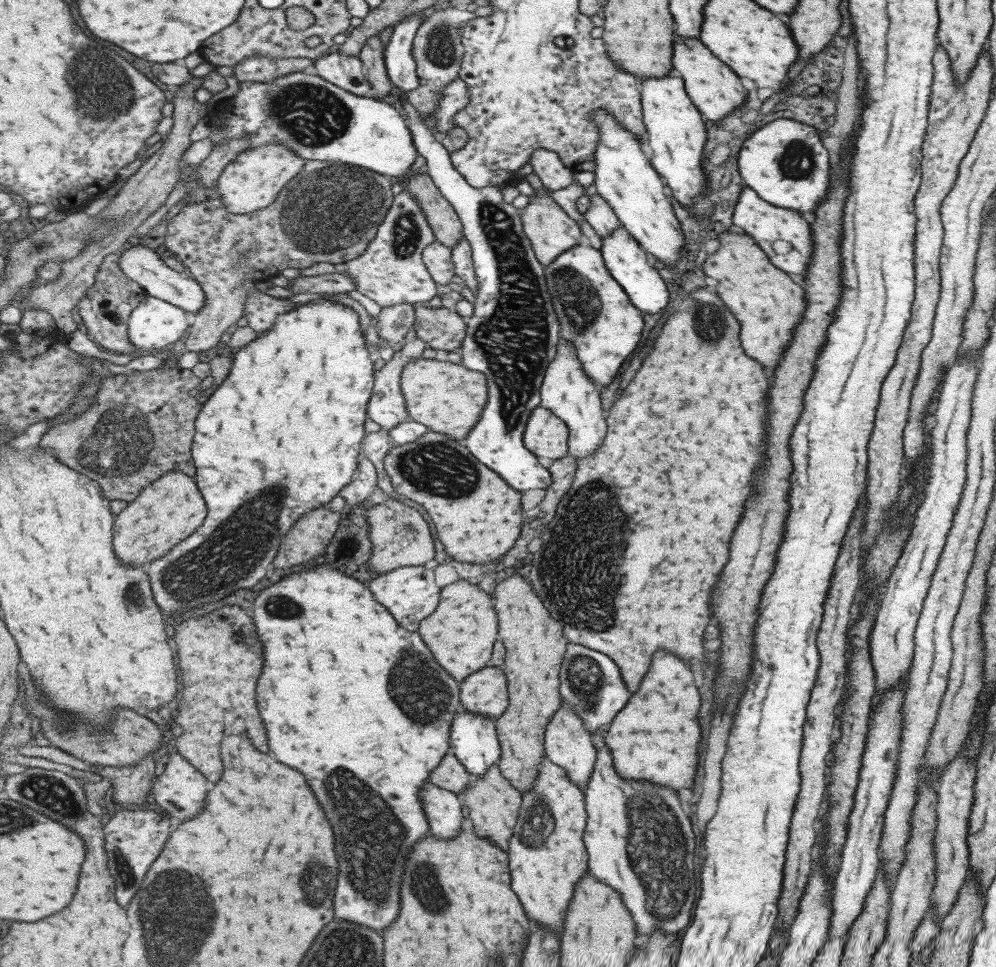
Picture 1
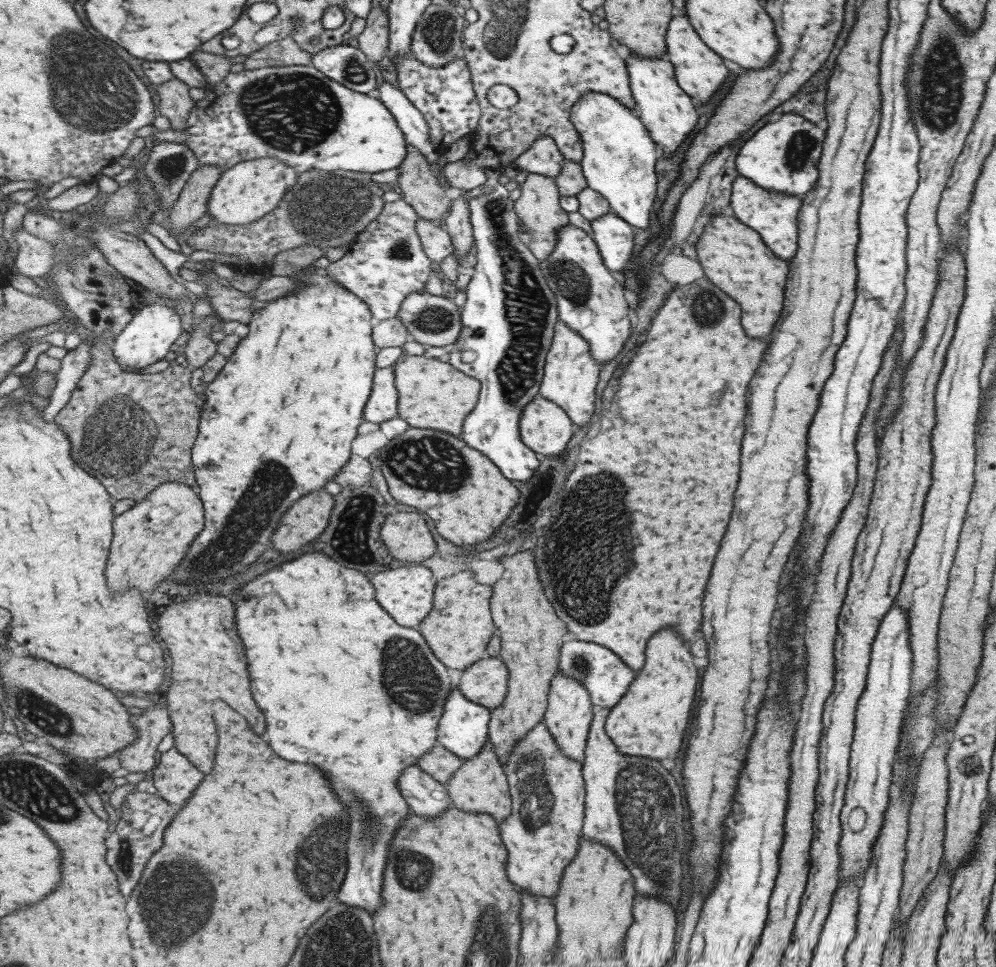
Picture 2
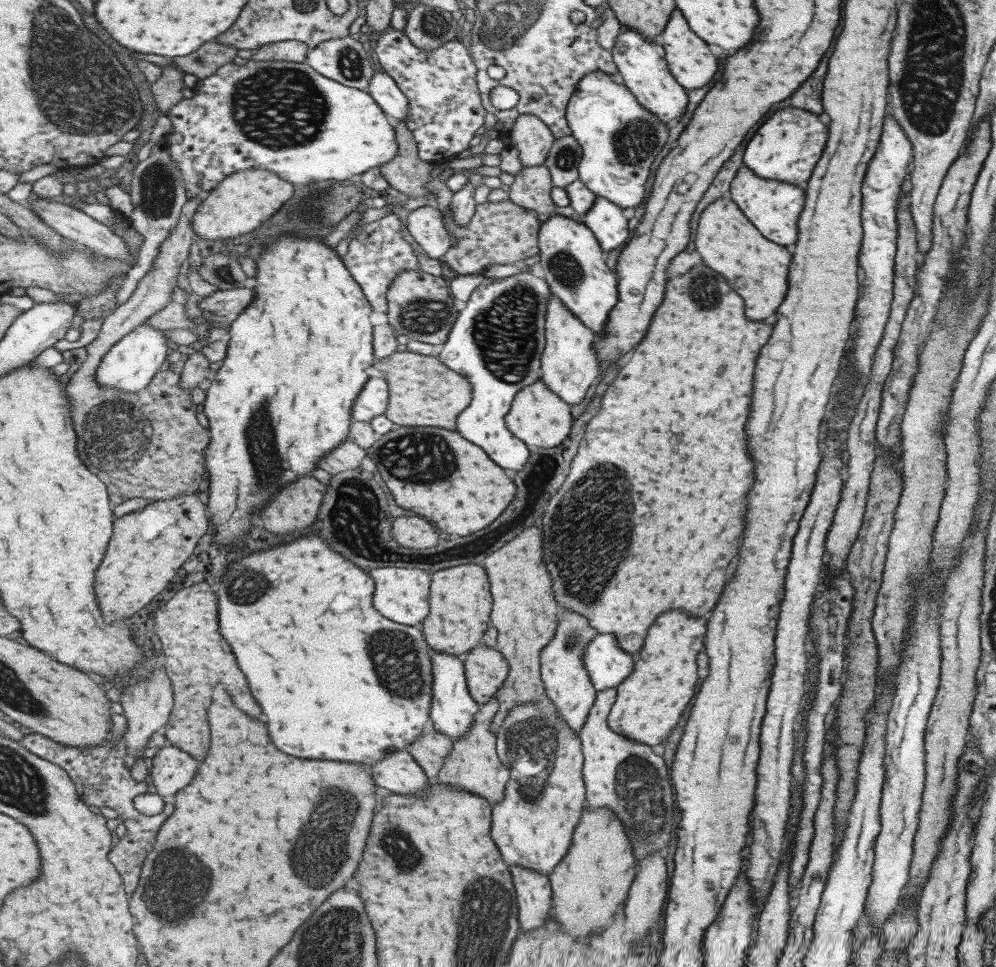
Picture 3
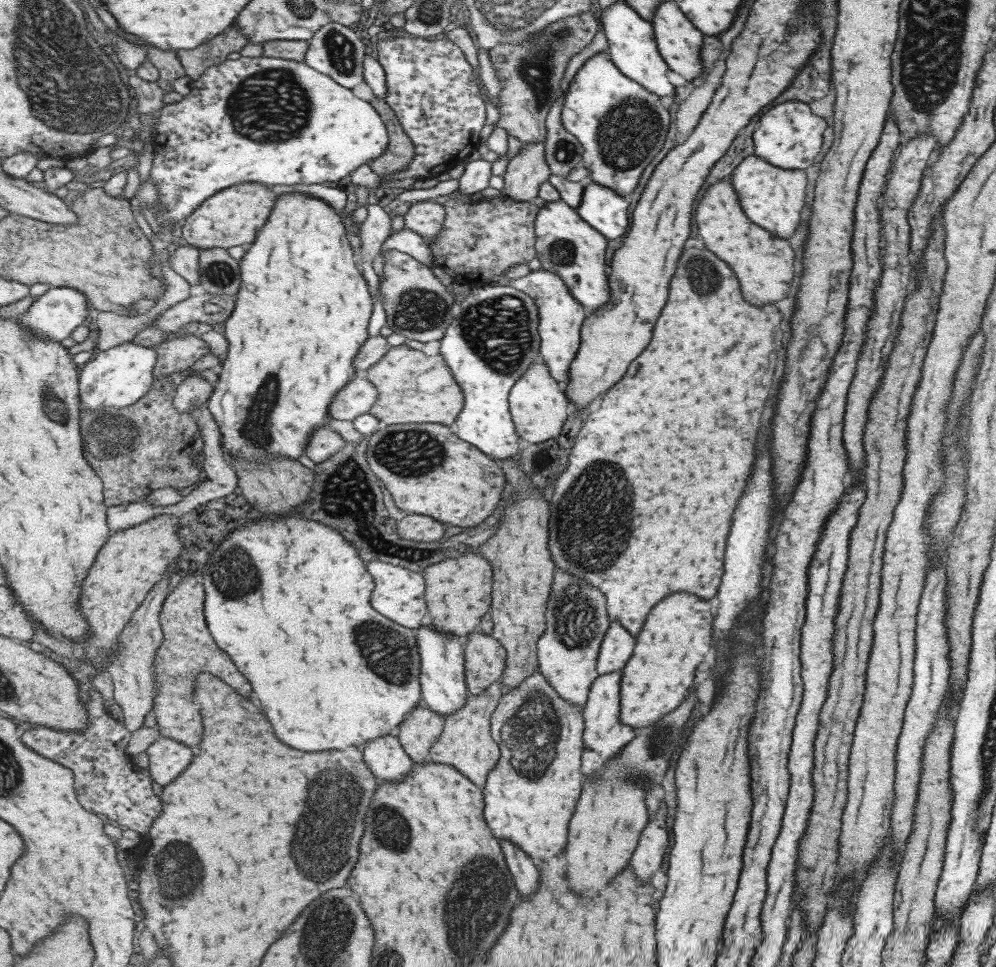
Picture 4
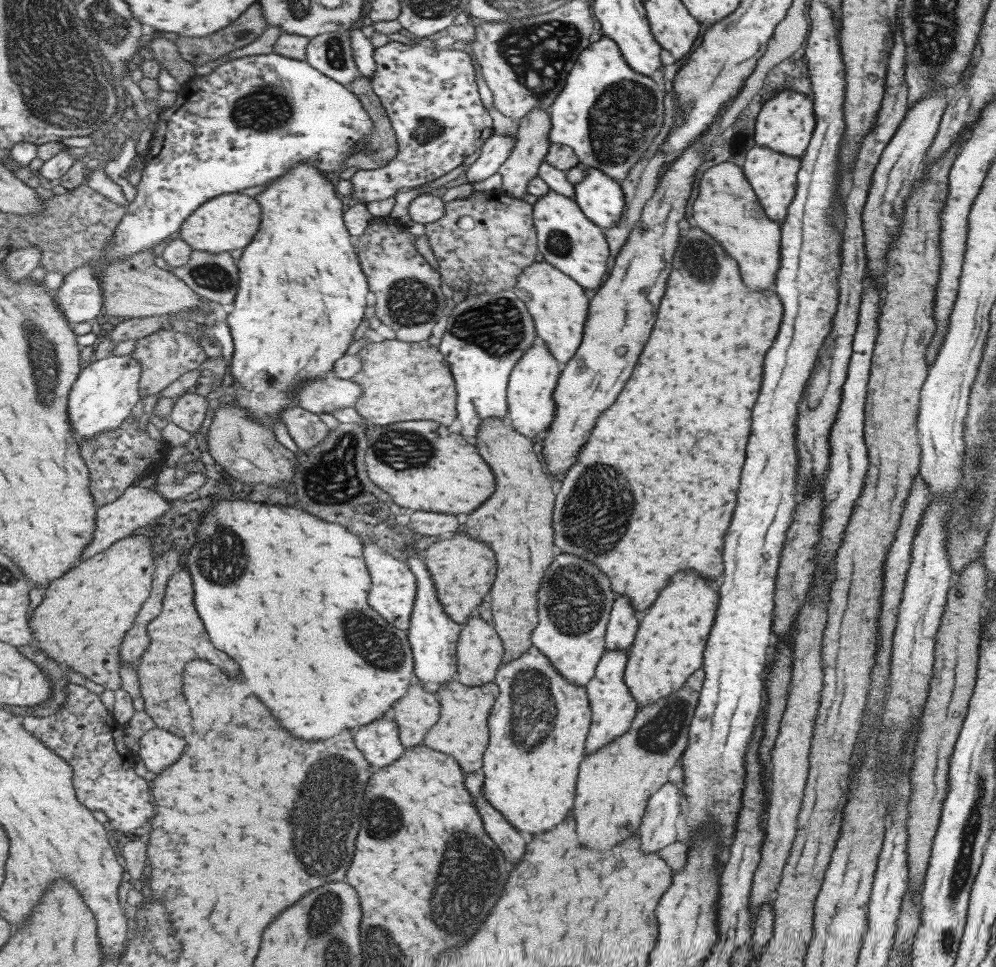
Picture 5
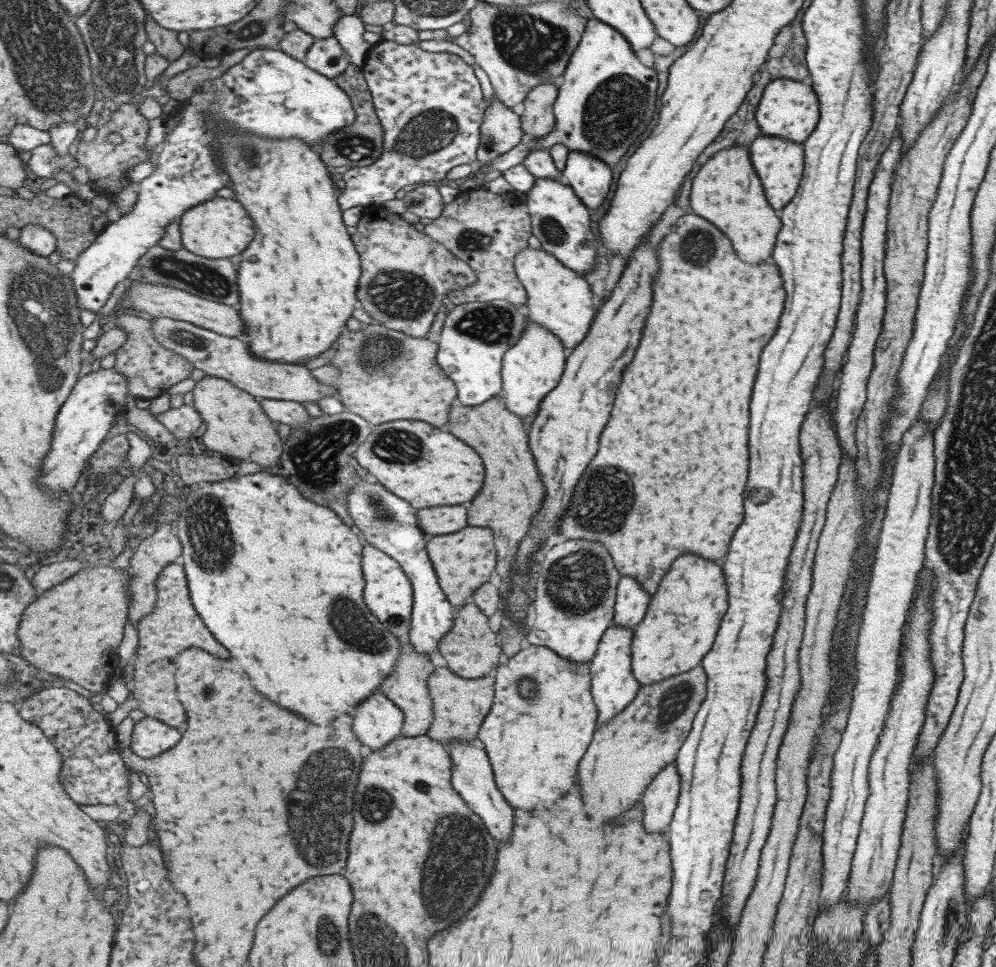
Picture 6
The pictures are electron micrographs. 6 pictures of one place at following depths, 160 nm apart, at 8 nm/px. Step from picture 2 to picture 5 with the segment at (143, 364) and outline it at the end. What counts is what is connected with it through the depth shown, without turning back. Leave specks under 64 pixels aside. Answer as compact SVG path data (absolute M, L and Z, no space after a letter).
M111 355L97 360L82 370L70 394L70 421L74 428L74 437L81 443L90 438L98 438L101 434L111 431L131 418L129 414L142 400L142 364L136 357L127 355Z

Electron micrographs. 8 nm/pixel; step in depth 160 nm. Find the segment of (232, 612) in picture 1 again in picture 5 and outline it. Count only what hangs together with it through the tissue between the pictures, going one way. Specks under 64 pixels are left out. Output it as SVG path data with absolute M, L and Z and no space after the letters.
M183 569L174 574L168 582L164 598L163 614L152 620L148 632L151 632L151 646L143 653L138 666L141 695L145 702L145 711L154 724L167 732L179 732L179 736L191 736L191 710L187 706L183 694L183 668L191 660L203 658L219 664L229 676L237 676L241 672L239 664L225 652L217 650L209 640L202 616L197 614L198 608L194 602L194 577L189 570Z

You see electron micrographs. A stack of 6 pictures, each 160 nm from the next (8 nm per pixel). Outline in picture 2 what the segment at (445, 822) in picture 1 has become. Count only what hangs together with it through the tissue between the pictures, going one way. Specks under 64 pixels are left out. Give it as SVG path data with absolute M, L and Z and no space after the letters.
M418 764L407 767L398 778L398 787L410 804L411 812L427 818L441 816L453 801L446 785L435 780Z

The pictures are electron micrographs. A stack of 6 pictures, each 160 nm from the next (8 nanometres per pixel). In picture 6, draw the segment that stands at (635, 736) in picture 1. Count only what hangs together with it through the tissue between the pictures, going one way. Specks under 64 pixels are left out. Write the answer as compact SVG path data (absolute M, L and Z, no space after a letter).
M683 554L675 558L669 572L661 578L655 594L650 596L645 616L636 624L631 639L631 676L639 686L683 674L697 666L711 648L722 616L728 607L727 585L722 568L699 558Z

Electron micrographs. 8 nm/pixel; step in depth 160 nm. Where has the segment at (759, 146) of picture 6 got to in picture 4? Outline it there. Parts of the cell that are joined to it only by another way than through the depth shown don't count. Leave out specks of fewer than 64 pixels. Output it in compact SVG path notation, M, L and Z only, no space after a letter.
M746 156L731 172L731 184L737 194L741 212L753 224L782 239L788 239L800 226L805 206L807 180L803 170L785 170L771 166L760 156Z

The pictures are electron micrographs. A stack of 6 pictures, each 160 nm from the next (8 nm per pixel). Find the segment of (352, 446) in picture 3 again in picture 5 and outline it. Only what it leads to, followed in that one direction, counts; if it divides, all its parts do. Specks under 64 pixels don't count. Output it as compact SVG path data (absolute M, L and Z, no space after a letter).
M289 407L282 412L282 420L300 449L309 450L329 436L329 425L320 415L305 408Z

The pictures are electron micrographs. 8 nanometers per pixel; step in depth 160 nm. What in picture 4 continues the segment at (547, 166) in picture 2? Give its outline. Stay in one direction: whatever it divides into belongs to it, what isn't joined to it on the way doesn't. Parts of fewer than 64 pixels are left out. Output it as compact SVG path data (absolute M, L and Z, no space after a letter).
M584 12L551 23L526 43L489 46L489 58L500 84L496 106L499 119L495 122L496 126L503 128L507 135L514 136L522 144L545 142L544 120L550 105L562 95L559 82L563 78L567 62L587 48L599 31L599 18L596 19L590 12Z

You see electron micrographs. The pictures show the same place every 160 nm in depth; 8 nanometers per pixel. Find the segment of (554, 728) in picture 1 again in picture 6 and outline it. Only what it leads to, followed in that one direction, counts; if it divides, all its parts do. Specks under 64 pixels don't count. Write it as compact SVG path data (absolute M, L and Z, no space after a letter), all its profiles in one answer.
M569 539L551 546L537 563L525 644L553 649L574 663L589 662L601 635L613 624L617 578L609 552L599 542Z

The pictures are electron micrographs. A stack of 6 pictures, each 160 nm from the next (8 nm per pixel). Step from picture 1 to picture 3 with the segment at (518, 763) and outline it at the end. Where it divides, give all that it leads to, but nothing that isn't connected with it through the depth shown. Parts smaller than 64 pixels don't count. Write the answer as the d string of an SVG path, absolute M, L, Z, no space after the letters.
M538 524L521 531L519 536L514 536L494 553L491 553L491 556L485 560L485 568L490 576L491 592L494 596L495 610L492 612L492 618L493 626L497 628L495 648L499 648L499 652L503 652L503 656L507 656L507 660L511 660L511 676L506 677L506 682L498 690L495 698L498 702L498 711L491 732L497 736L497 729L509 711L519 704L537 704L537 700L544 694L540 676L539 651L553 638L553 630L557 626L557 618L555 618L557 604L553 600L551 578L545 570L545 563L542 559L541 531Z

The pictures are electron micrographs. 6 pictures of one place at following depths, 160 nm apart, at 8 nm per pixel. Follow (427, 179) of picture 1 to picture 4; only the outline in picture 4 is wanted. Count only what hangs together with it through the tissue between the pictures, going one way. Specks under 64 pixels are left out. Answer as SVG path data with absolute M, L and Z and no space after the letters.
M374 94L369 101L377 109L386 124L390 133L390 143L387 145L384 154L368 165L381 176L397 175L406 169L414 159L415 143L405 132L396 112L390 107L390 104L387 104L385 99Z

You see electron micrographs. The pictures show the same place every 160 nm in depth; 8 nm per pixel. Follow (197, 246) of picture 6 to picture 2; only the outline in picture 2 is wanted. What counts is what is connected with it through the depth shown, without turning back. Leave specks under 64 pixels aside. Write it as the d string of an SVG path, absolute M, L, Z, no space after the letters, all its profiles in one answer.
M276 158L246 160L226 170L217 181L208 204L208 214L212 221L244 227L251 225L274 212L283 198L297 184L298 172Z

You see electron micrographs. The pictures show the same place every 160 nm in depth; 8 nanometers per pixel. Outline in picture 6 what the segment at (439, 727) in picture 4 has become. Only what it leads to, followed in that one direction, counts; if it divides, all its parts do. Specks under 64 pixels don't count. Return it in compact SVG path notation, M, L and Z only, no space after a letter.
M408 638L400 639L400 641L402 653L394 668L395 672L392 672L388 676L389 678L382 682L382 692L386 694L387 698L394 700L395 704L398 704L399 708L402 708L402 711L406 714L406 726L402 730L403 736L427 735L435 718L433 697L431 697L428 681L436 669L429 659L429 655L417 652L414 644Z

